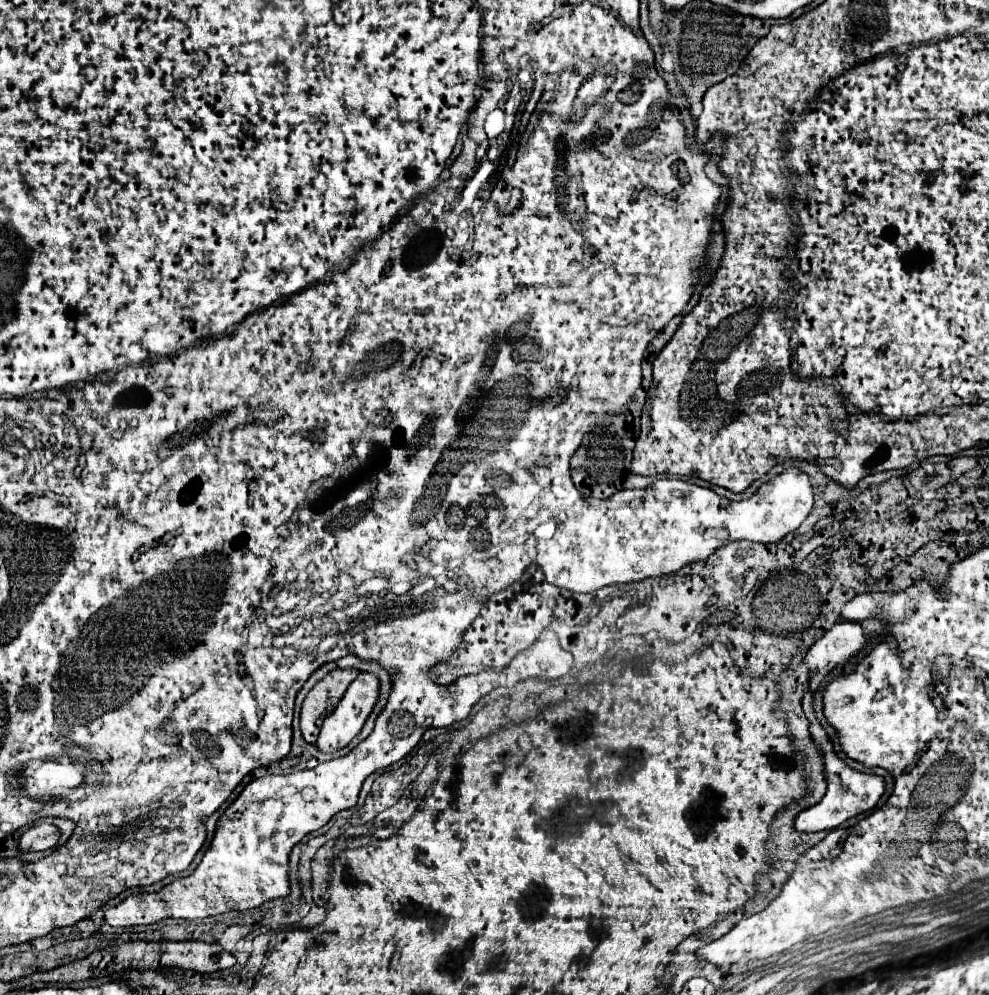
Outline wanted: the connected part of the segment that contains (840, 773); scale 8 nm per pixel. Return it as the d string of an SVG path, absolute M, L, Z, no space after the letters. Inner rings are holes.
M805 695L803 699L803 711L811 723L811 735L813 735L813 741L817 743L817 747L821 747L823 751L823 757L825 757L825 779L827 779L827 793L825 797L815 805L815 807L809 807L805 811L801 811L795 819L795 829L797 831L829 831L829 829L837 829L843 821L859 815L859 813L865 813L865 811L871 811L877 801L881 799L881 795L885 793L885 779L879 777L879 775L871 775L871 773L859 773L851 767L847 767L843 763L843 759L835 753L833 749L833 743L827 735L827 731L823 729L823 725L817 721L815 717L815 709L813 709L813 699L811 695Z

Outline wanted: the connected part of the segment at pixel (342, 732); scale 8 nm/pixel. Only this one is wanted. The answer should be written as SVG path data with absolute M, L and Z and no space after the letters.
M359 673L349 685L337 709L325 719L317 747L325 753L345 747L363 727L379 697L379 681L373 673Z

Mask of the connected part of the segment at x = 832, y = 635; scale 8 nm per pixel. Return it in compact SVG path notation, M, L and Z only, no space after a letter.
M835 623L805 655L805 665L811 671L811 689L819 689L825 677L851 657L855 657L869 643L869 635L861 623Z

